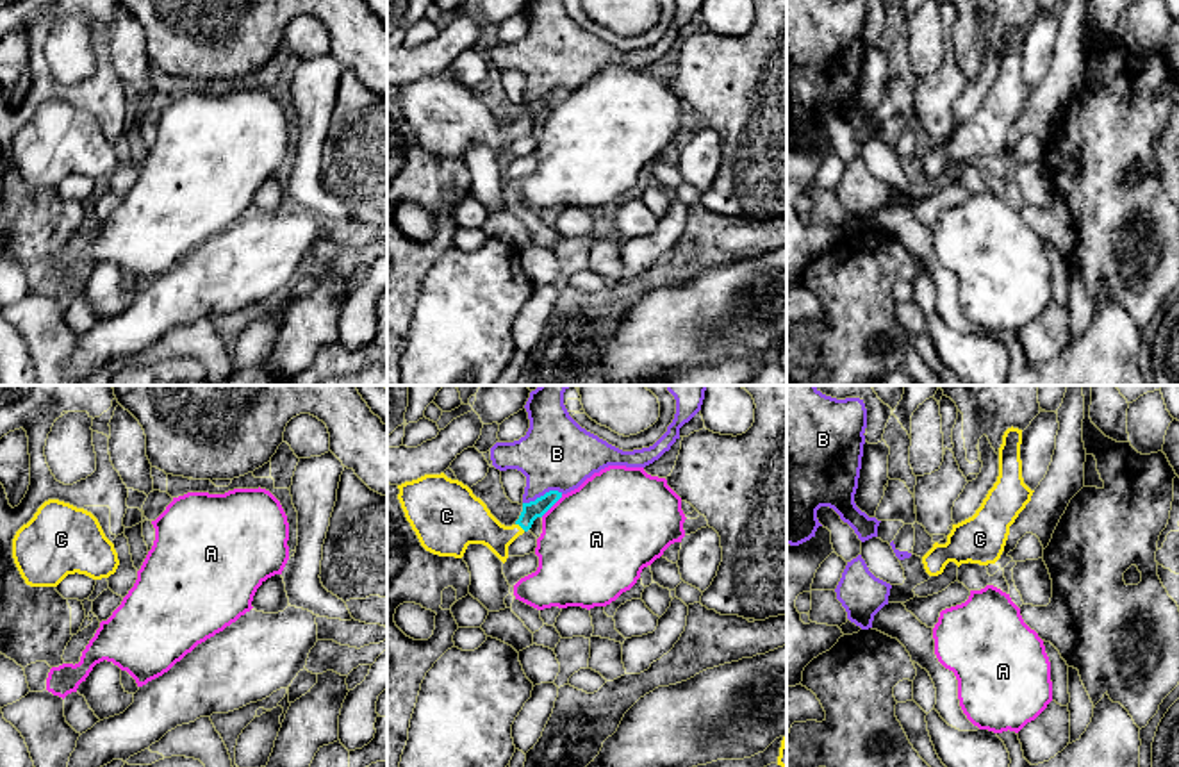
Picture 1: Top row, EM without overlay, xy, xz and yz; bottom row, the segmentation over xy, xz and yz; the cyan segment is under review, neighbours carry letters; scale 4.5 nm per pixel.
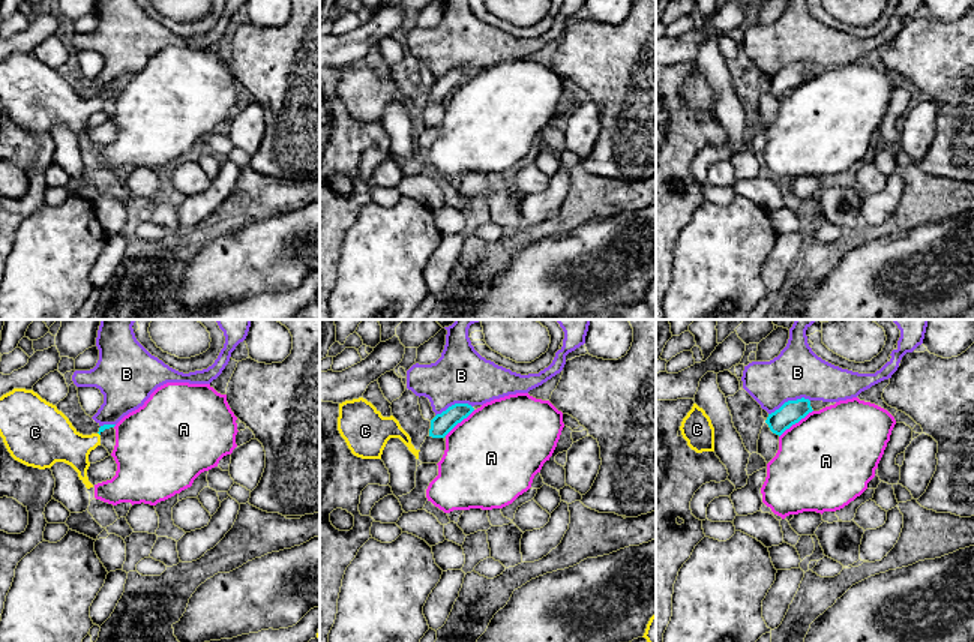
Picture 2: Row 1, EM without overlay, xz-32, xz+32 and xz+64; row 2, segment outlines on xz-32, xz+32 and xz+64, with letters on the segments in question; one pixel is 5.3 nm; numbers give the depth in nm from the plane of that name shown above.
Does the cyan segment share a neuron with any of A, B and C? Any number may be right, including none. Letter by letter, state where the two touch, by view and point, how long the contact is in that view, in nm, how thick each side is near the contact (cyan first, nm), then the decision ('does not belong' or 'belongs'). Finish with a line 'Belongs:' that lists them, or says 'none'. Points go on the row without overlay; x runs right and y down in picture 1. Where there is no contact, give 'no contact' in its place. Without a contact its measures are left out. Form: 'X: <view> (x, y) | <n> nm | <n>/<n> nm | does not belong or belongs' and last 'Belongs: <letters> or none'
A: xz (552, 106) | 140 nm | 80/480 nm | does not belong
B: xz (544, 95) | 190 nm | 80/320 nm | does not belong
C: xz (521, 127) | 60 nm | 80/220 nm | belongs
Belongs: C

